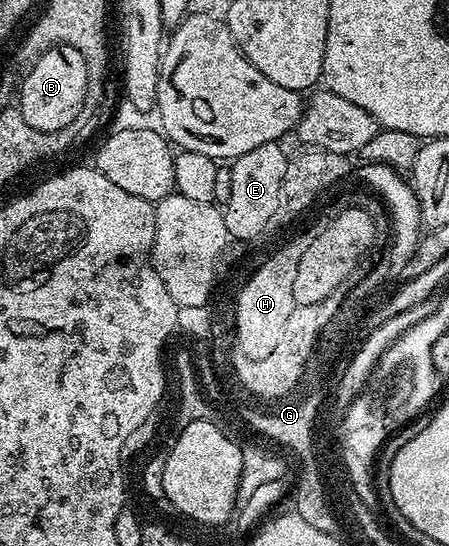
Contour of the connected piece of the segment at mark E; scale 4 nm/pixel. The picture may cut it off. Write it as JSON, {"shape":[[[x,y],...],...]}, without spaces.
{"shape":[[[280,142],[259,145],[259,149],[251,149],[251,153],[243,153],[238,159],[232,160],[231,197],[223,207],[230,240],[256,240],[258,228],[265,224],[269,215],[282,208],[283,192],[286,190],[285,174],[290,156],[285,155],[281,146]]]}

